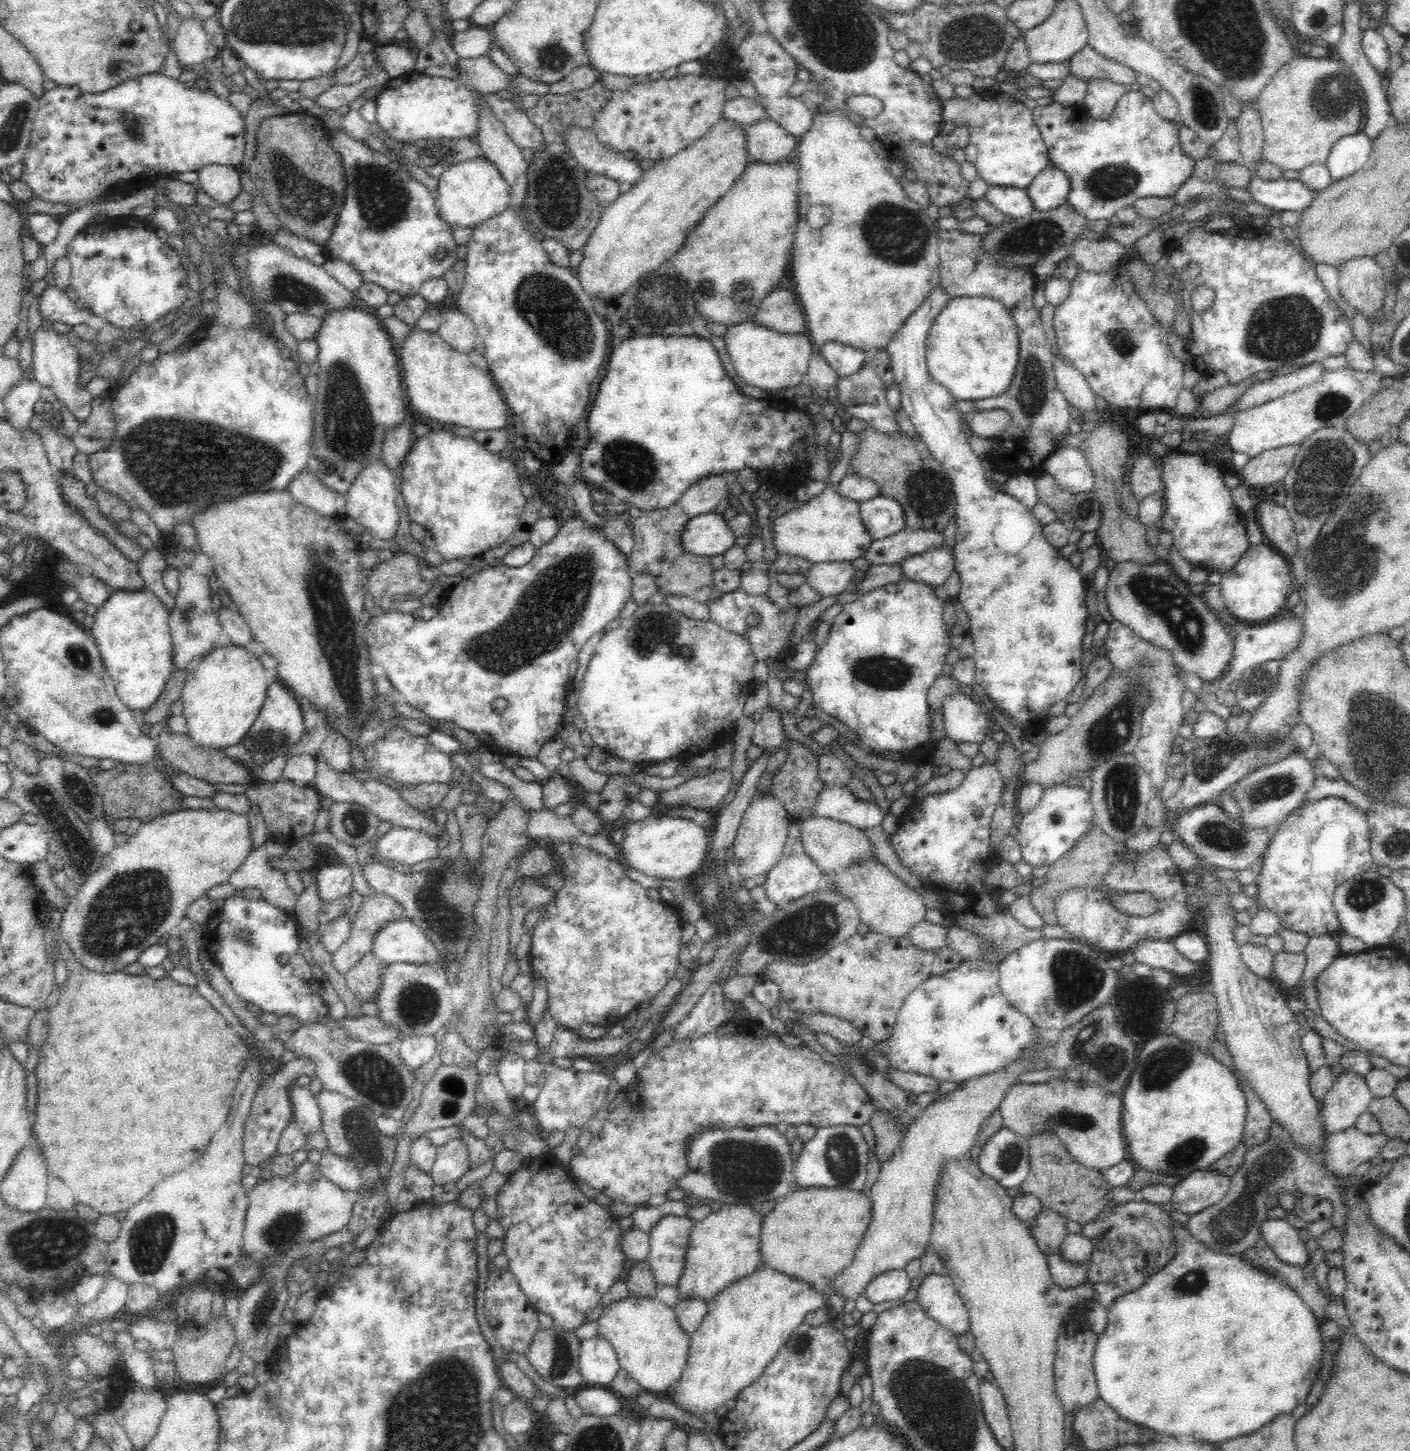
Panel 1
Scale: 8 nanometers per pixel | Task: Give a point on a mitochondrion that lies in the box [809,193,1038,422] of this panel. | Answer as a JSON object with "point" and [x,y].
{"point":[910,239]}

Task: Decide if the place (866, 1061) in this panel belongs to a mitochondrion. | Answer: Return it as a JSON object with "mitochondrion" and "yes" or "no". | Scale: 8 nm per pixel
{"mitochondrion":"yes"}

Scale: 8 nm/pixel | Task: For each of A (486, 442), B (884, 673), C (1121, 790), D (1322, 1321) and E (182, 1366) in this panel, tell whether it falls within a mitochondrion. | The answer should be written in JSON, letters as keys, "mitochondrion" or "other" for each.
{"A":"other","B":"mitochondrion","C":"mitochondrion","D":"other","E":"other"}

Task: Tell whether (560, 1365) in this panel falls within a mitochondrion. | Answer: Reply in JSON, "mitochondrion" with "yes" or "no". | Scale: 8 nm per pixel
{"mitochondrion":"yes"}

